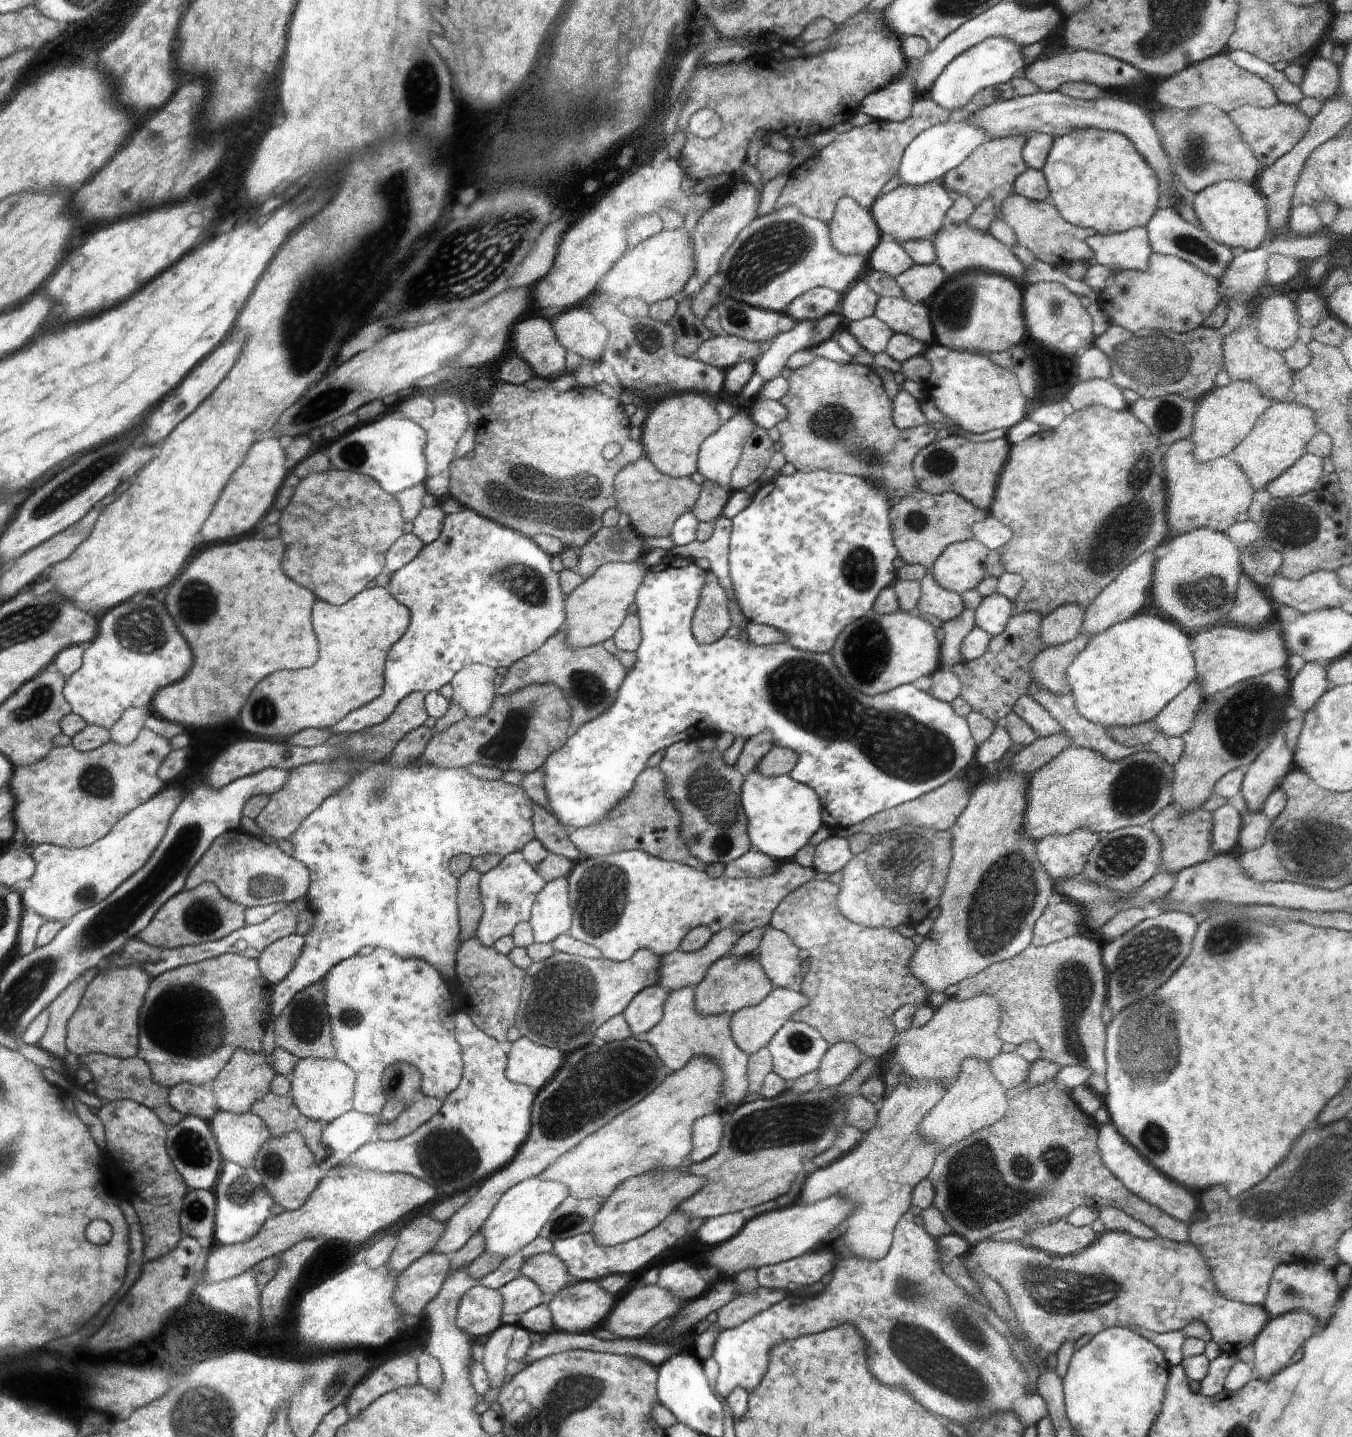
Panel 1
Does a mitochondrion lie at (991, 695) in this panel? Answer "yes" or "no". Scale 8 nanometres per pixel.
no

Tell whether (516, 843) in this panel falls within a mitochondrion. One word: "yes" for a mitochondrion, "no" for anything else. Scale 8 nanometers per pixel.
no

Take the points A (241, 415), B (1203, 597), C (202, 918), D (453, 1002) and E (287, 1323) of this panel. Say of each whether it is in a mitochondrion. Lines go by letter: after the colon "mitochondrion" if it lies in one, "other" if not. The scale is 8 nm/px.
A: other
B: mitochondrion
C: mitochondrion
D: other
E: other

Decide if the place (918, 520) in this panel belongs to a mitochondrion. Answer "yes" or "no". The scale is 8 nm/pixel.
yes

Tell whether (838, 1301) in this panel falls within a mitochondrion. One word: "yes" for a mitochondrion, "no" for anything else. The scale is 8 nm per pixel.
no

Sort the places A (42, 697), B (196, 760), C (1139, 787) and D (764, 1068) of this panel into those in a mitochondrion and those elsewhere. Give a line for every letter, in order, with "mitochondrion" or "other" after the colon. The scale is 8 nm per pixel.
A: mitochondrion
B: other
C: mitochondrion
D: other

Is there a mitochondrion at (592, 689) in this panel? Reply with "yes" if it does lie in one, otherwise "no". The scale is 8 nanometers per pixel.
yes

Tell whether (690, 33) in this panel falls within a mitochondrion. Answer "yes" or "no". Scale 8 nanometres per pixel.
no

